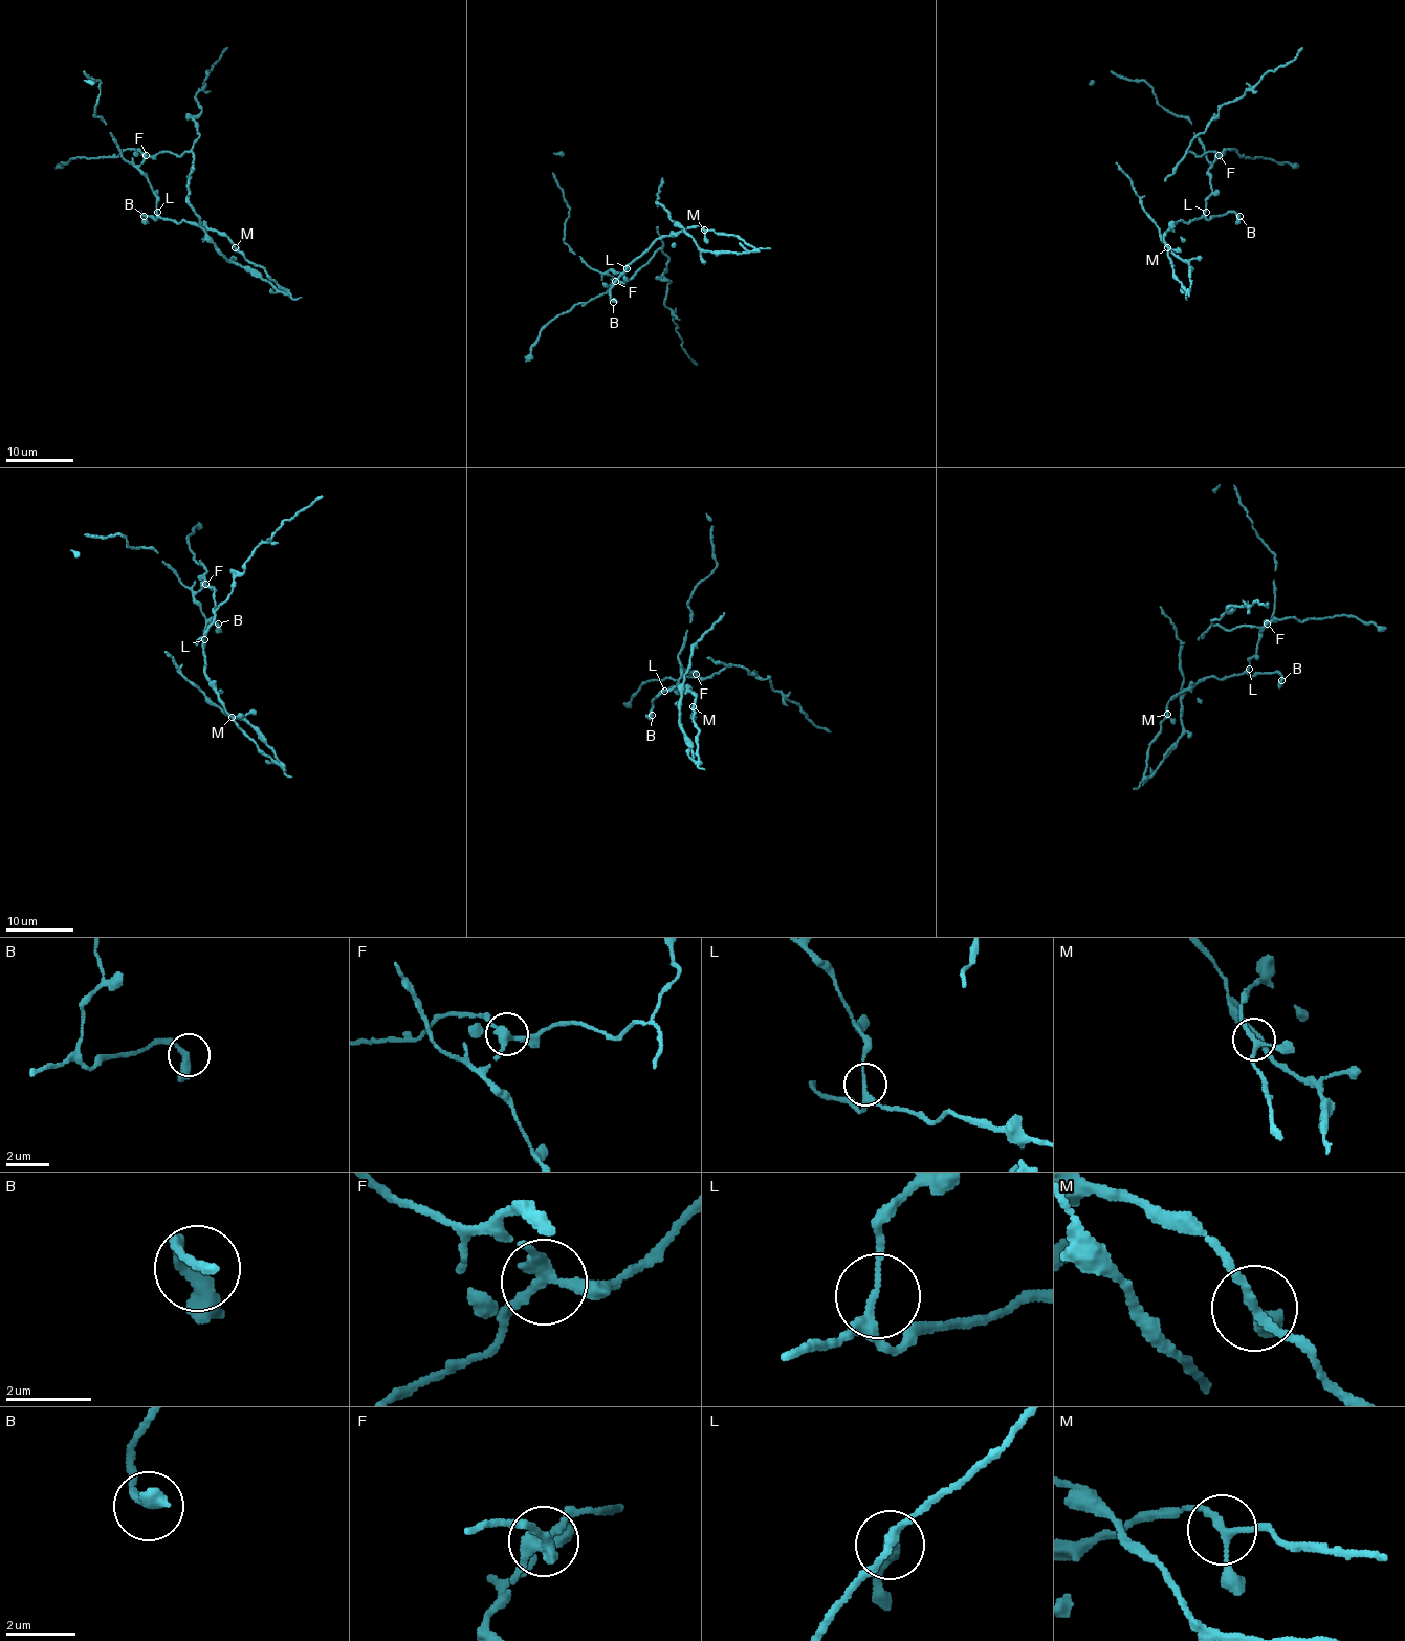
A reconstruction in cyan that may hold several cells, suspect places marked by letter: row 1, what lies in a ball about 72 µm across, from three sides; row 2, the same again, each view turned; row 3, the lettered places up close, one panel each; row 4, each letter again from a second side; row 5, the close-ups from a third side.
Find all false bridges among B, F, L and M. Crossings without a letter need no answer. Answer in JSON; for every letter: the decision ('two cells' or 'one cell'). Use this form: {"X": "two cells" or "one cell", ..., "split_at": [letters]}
{"B": "one cell", "F": "two cells", "L": "one cell", "M": "two cells", "split_at": ["F", "M"]}

